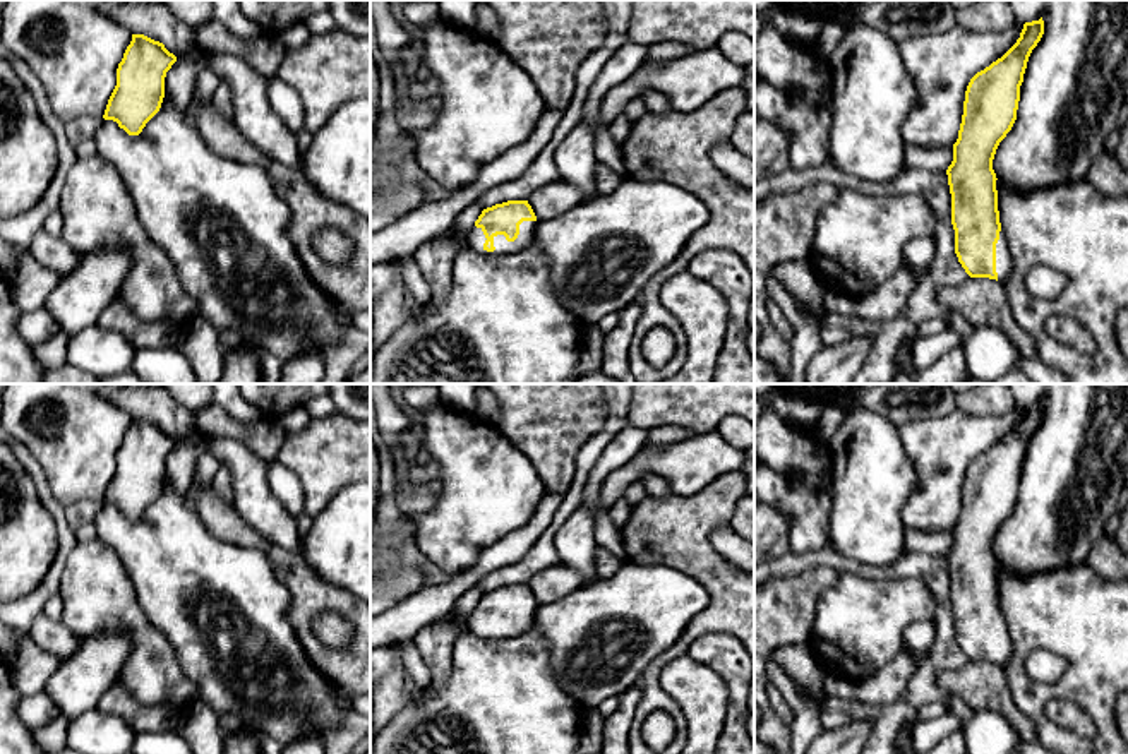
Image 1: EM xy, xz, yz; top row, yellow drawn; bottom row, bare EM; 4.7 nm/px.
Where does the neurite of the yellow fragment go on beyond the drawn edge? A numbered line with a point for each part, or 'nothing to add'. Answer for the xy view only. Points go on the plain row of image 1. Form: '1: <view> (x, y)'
nothing to add

